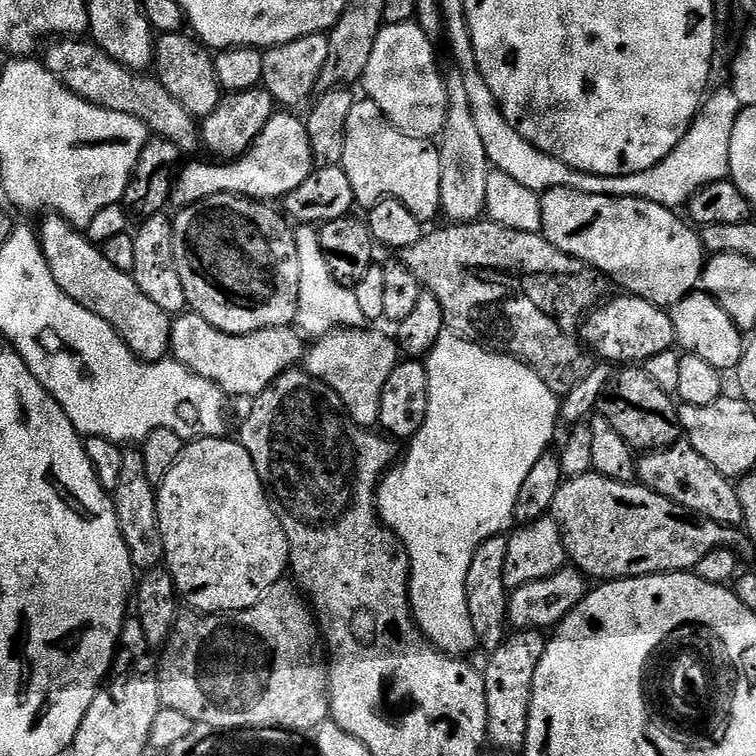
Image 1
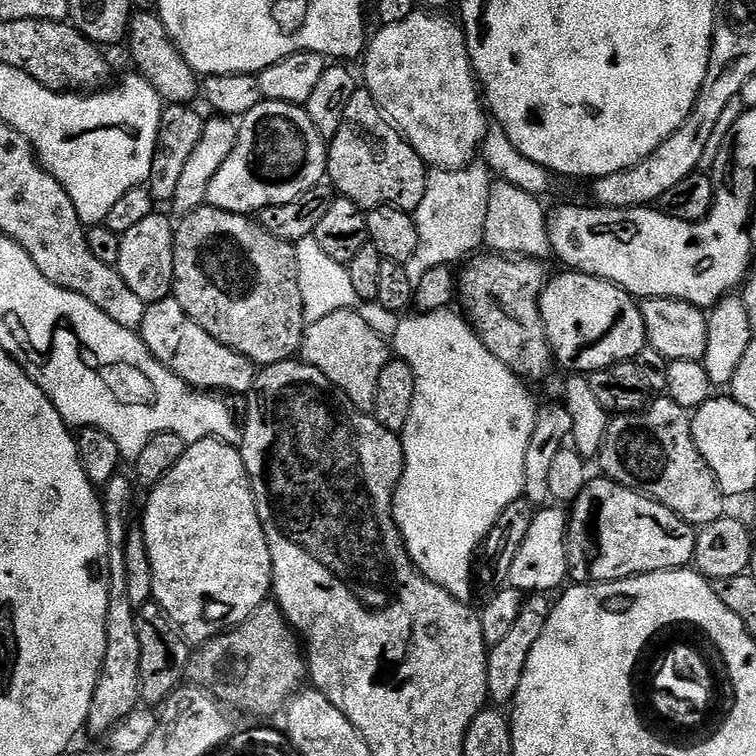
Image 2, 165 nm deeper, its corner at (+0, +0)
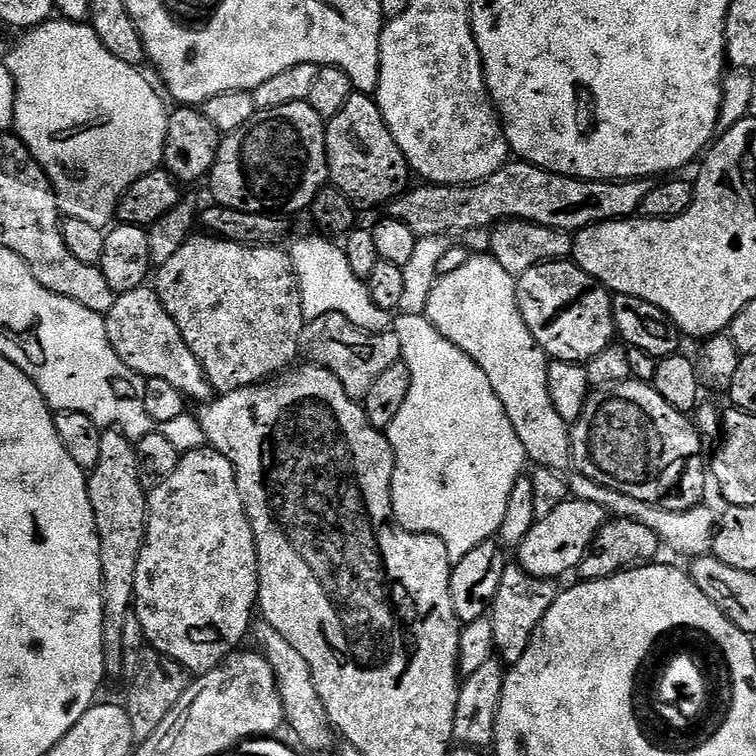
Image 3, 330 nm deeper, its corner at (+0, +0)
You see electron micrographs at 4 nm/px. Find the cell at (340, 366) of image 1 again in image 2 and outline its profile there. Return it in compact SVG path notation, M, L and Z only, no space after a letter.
M347 308L334 314L326 314L326 318L318 318L318 322L307 325L300 343L299 355L305 364L314 366L360 412L374 413L374 402L378 394L378 377L390 359L390 344L385 337L376 333L362 318L359 311Z

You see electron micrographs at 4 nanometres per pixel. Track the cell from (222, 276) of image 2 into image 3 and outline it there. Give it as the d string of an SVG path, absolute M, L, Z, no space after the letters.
M193 234L174 258L169 258L155 269L154 290L158 298L174 318L182 338L198 358L206 378L217 393L263 384L265 380L283 373L293 363L291 360L301 355L300 335L306 321L298 278L291 255L285 249L283 252L274 247L278 246L239 244L211 234Z

